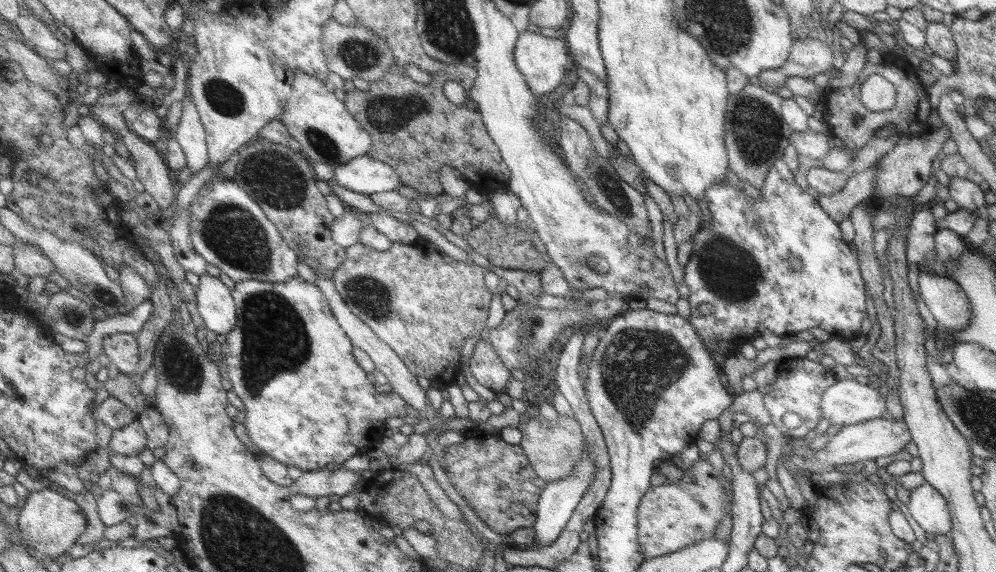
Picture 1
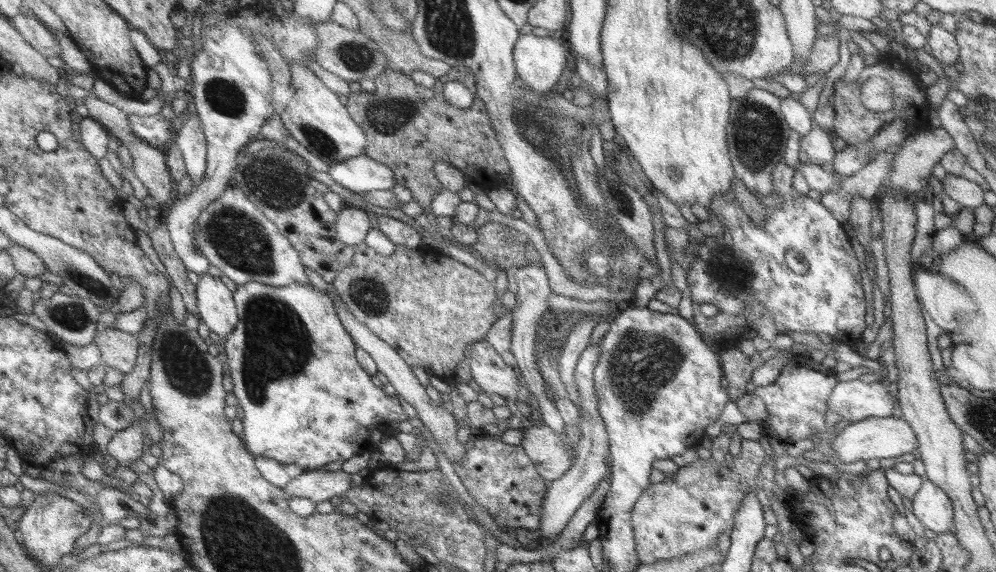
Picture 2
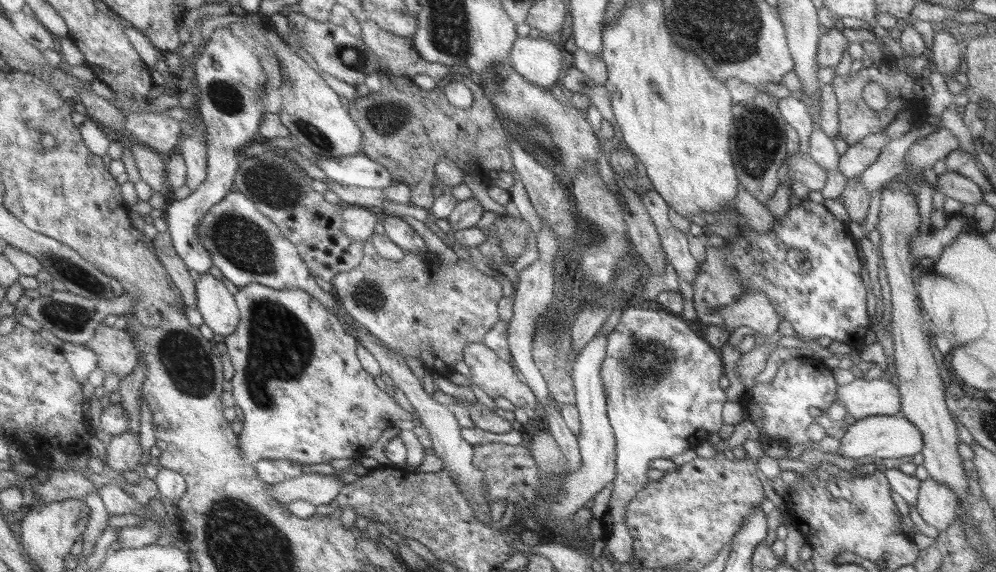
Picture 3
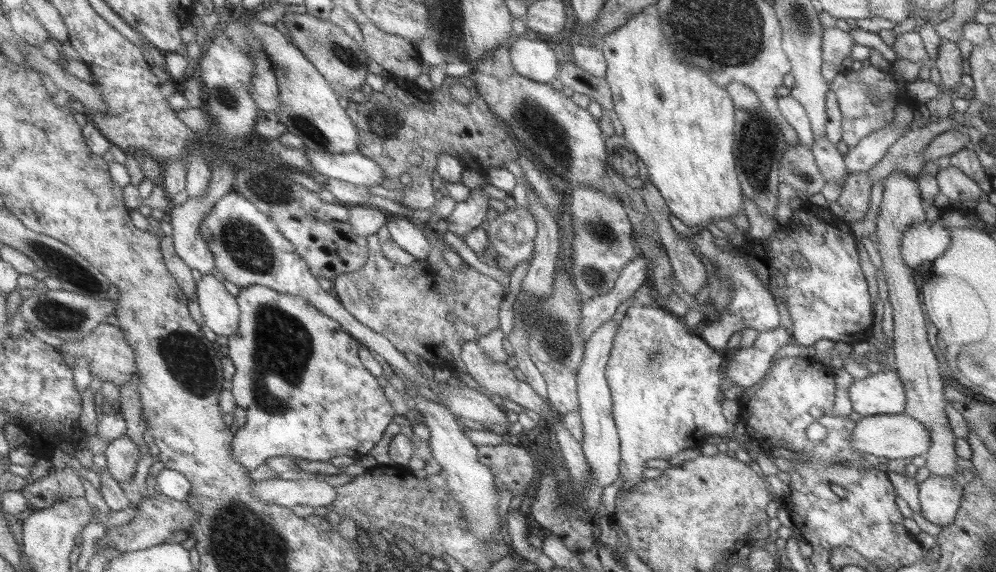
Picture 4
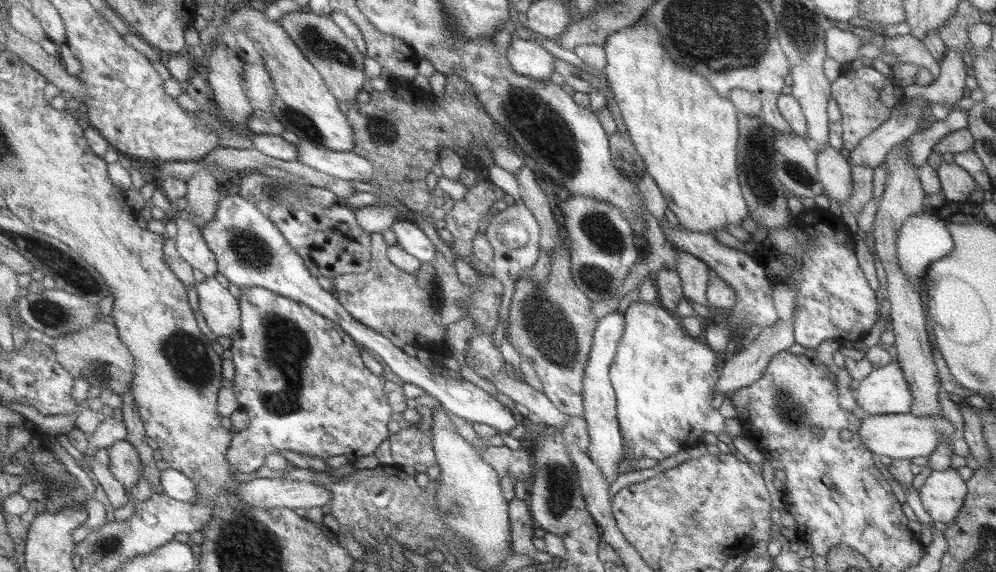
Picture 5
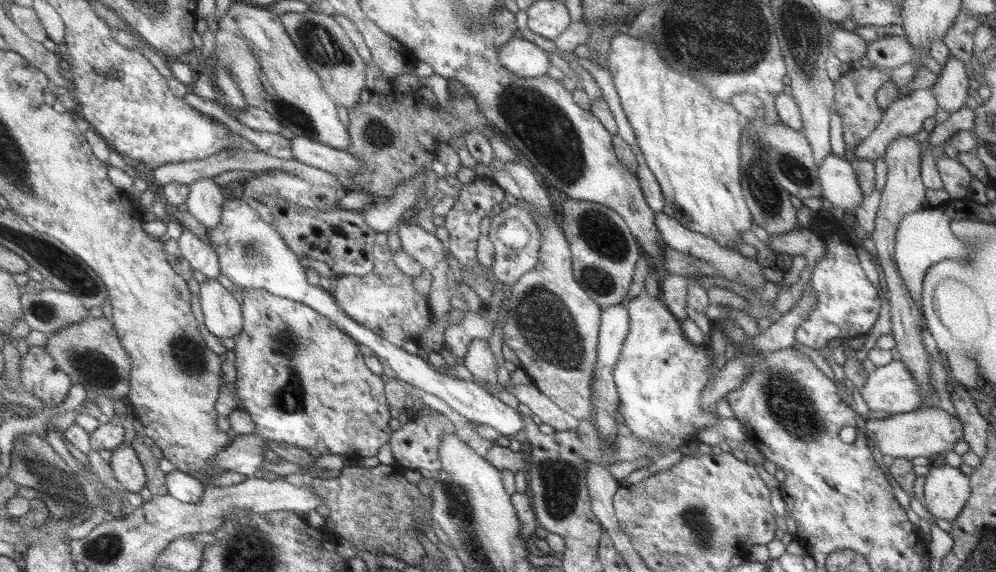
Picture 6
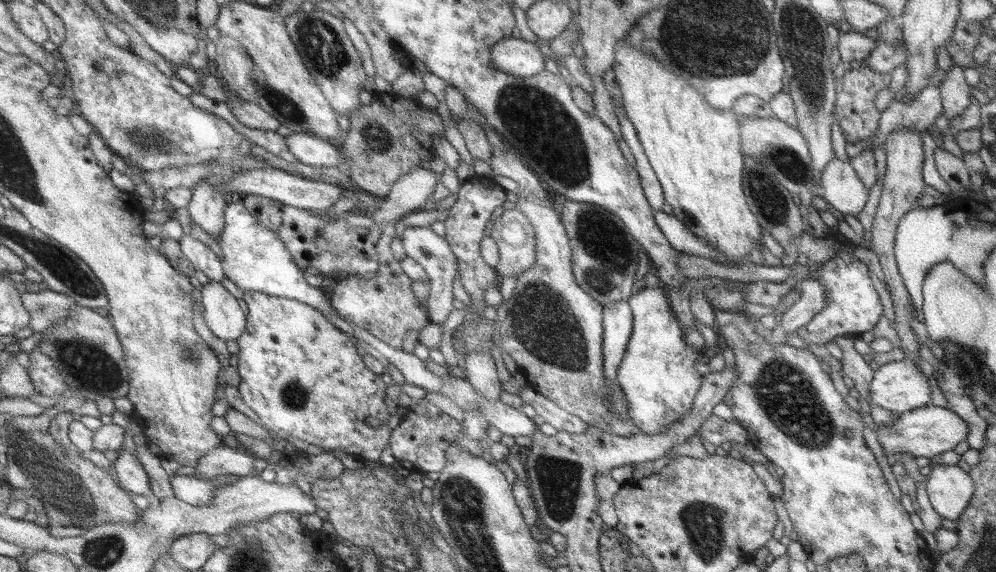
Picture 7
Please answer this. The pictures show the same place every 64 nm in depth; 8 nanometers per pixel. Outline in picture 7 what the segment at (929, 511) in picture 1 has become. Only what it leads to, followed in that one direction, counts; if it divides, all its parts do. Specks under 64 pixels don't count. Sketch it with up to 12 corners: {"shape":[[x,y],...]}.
{"shape":[[934,461],[924,479],[941,518],[955,521],[974,486],[957,465]]}

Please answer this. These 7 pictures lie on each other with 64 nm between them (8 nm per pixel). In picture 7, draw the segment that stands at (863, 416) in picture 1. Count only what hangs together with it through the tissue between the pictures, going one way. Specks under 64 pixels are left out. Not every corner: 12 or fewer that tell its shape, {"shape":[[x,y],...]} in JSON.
{"shape":[[912,362],[873,373],[870,403],[901,414],[929,403]]}

